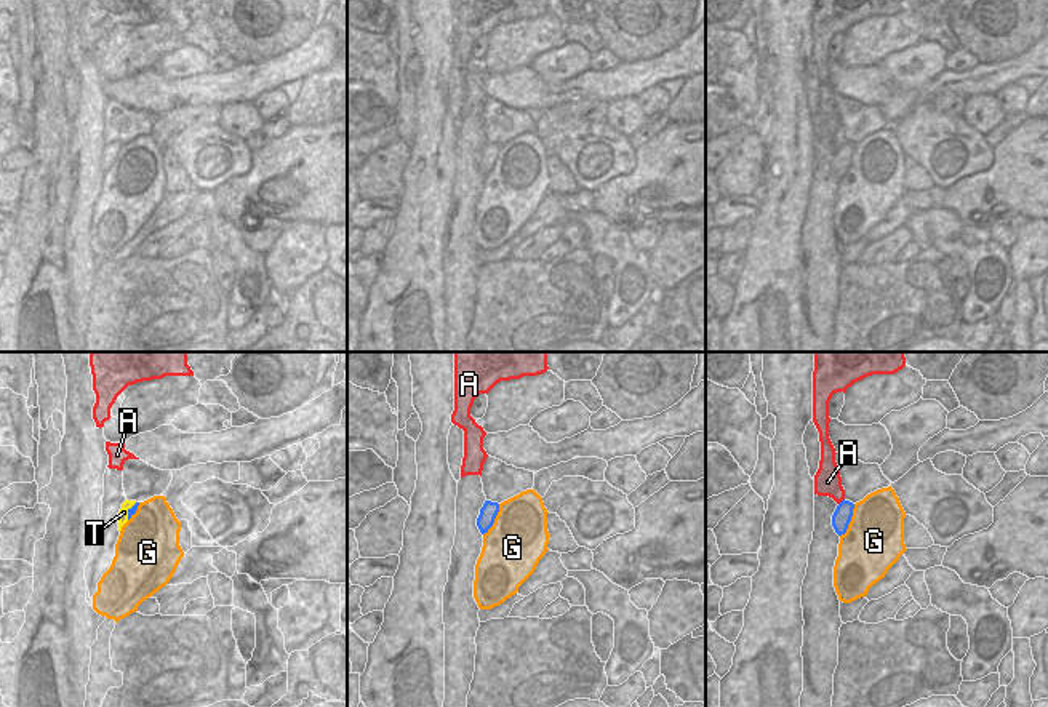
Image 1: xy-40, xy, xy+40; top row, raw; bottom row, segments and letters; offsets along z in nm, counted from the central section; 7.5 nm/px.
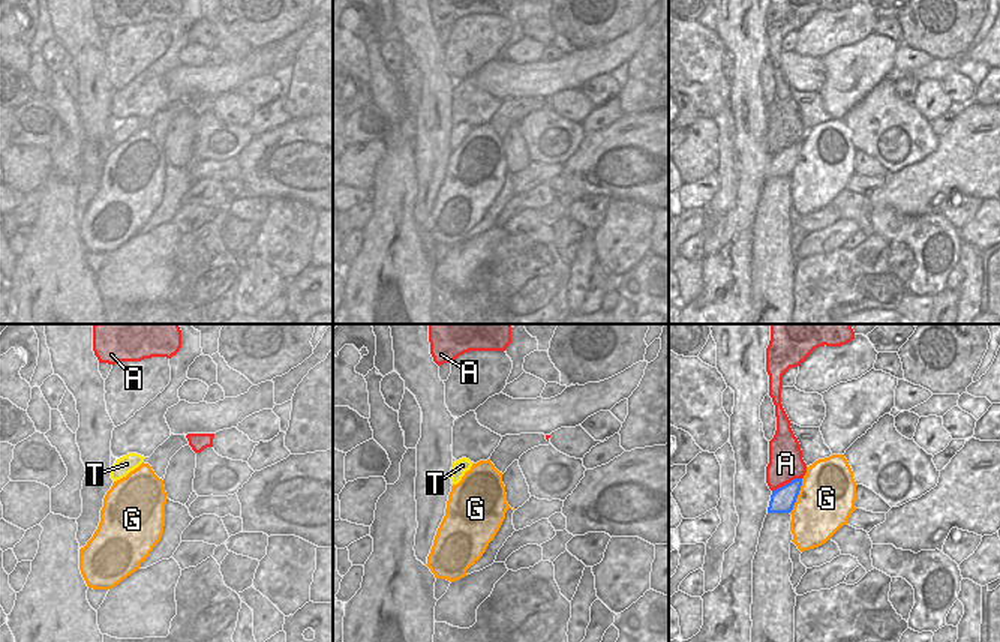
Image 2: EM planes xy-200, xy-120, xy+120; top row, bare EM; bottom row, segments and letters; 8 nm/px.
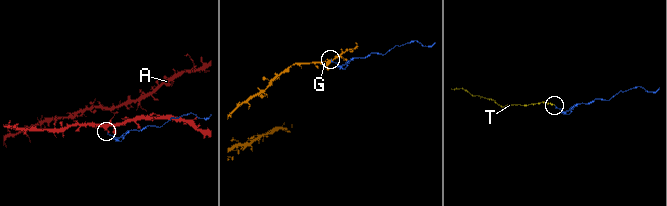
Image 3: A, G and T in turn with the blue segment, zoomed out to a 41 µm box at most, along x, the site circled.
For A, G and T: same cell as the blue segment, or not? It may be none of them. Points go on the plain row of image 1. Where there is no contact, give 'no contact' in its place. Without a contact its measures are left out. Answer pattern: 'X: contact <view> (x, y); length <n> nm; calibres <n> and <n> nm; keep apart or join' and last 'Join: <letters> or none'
A: contact xy+40 (842, 143); length 70 nm; calibres 140 and 220 nm; keep apart
G: contact xy+40 (850, 162); length 280 nm; calibres 140 and 460 nm; keep apart
T: contact xy-40 (128, 152); length 150 nm; calibres 50 and 70 nm; join
Join: T

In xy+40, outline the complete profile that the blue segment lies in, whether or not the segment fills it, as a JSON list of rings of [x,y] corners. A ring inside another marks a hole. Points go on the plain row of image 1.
[[[845,141],[837,147],[832,157],[832,168],[838,178],[846,174],[853,158],[853,150],[854,150],[854,146]]]

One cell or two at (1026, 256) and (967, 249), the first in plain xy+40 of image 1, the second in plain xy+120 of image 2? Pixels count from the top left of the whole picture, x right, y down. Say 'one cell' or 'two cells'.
two cells

